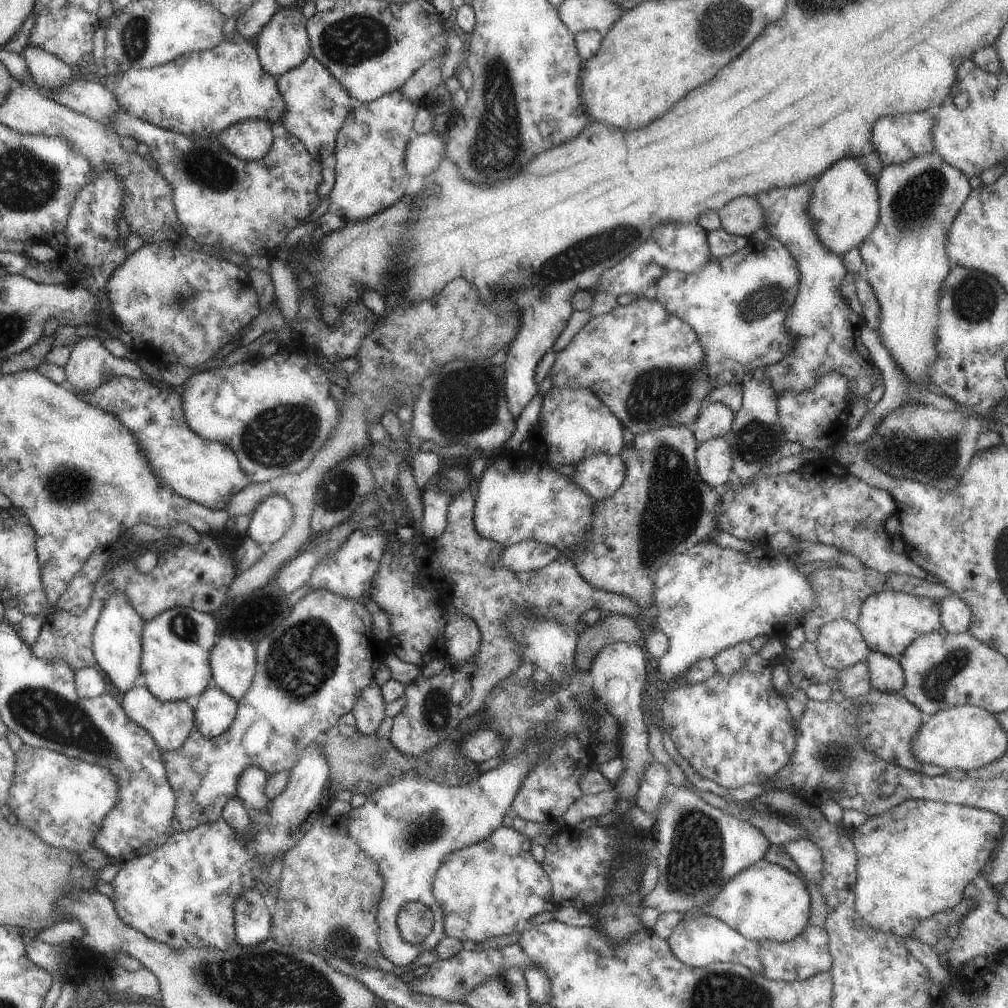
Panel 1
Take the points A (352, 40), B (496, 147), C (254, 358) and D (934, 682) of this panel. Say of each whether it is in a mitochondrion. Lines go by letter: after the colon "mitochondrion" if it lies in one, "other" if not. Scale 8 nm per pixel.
A: mitochondrion
B: mitochondrion
C: other
D: mitochondrion

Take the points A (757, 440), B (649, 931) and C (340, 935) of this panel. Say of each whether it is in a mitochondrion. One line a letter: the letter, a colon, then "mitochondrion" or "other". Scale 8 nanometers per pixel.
A: mitochondrion
B: other
C: mitochondrion

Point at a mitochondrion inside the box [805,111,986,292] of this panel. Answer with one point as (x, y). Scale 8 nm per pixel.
(915, 203)

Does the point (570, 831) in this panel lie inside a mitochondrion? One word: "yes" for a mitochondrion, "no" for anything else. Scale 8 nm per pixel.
no

